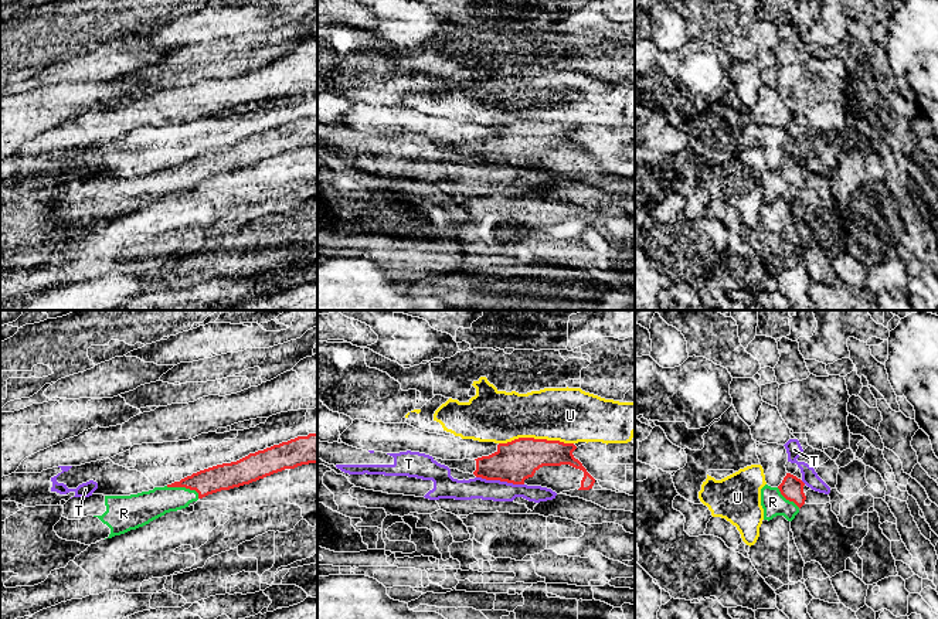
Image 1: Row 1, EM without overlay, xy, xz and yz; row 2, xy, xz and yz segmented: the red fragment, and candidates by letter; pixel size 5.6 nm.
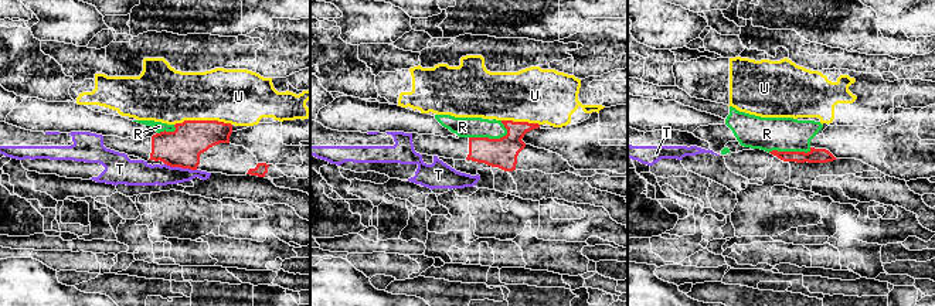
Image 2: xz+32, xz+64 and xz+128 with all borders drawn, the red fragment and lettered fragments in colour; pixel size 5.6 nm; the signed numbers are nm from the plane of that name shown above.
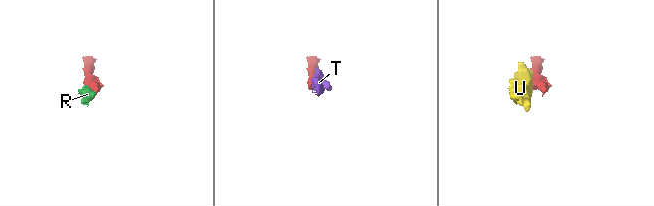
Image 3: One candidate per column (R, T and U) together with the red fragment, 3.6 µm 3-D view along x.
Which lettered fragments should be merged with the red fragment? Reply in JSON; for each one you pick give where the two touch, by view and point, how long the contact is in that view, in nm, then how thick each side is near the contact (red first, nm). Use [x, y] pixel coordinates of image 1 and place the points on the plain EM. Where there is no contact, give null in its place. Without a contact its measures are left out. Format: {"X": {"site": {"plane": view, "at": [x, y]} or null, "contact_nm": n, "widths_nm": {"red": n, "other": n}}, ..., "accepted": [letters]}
{"R": {"site": {"plane": "xy", "at": [184, 169]}, "contact_nm": 200, "widths_nm": {"red": 150, "other": 170}}, "accepted": ["R"]}

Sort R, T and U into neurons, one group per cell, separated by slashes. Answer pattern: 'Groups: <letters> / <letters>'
Groups: R / T / U

